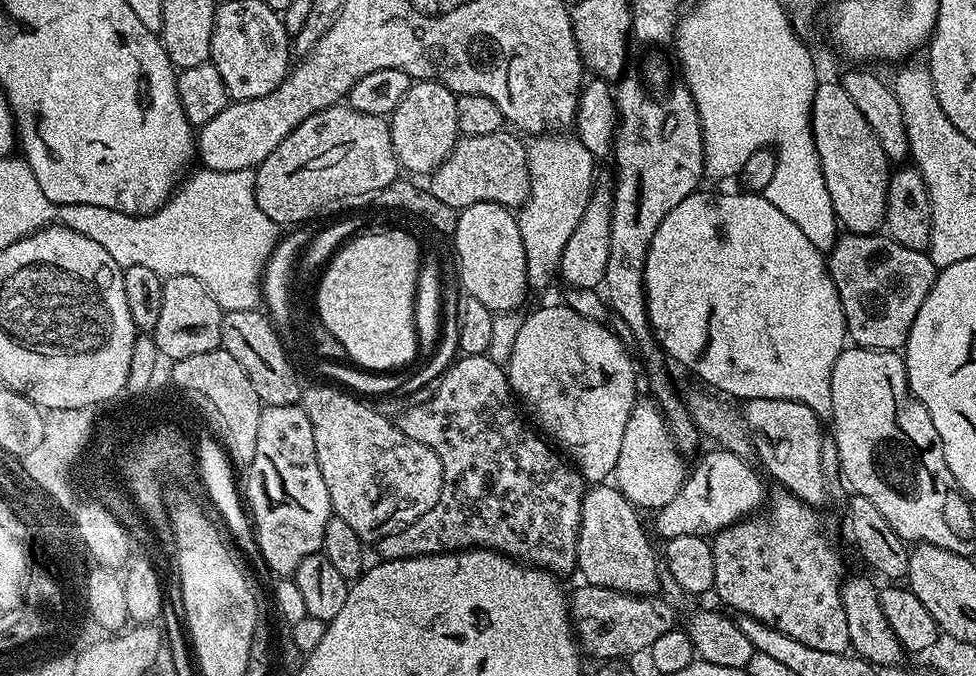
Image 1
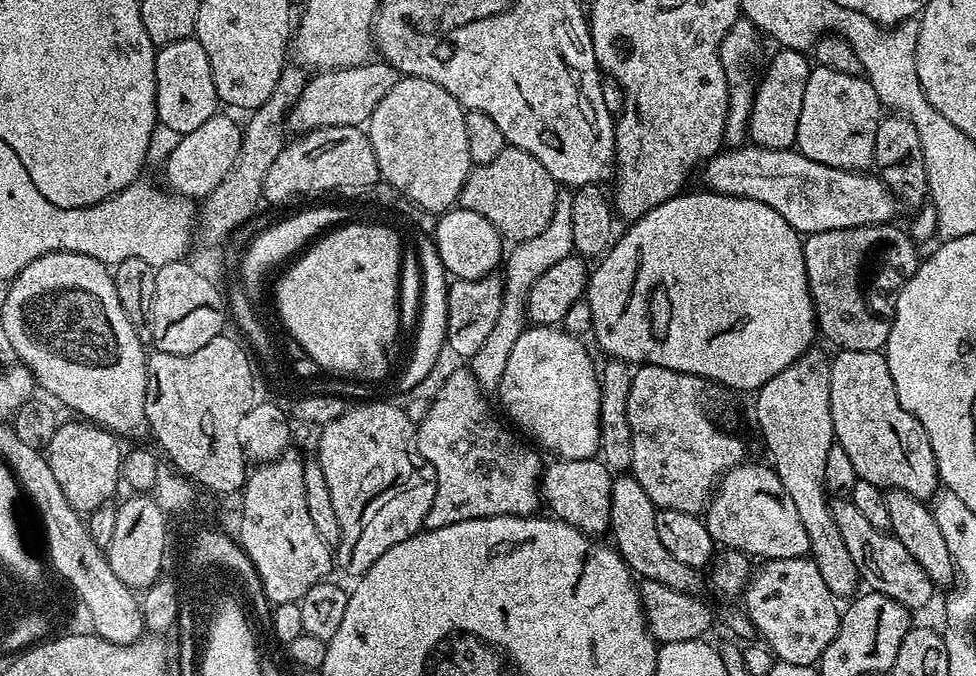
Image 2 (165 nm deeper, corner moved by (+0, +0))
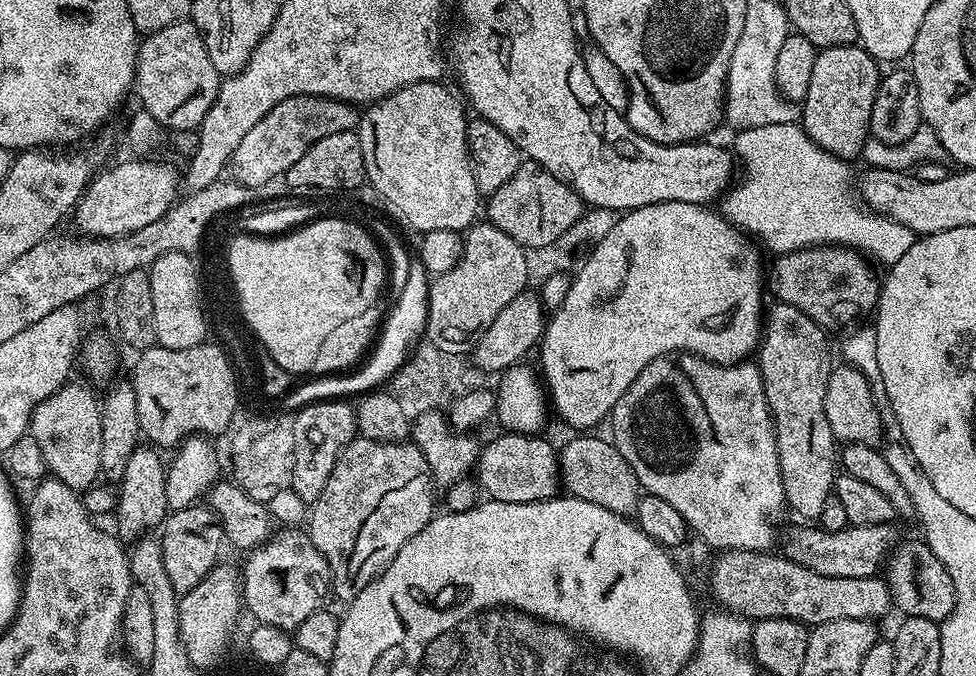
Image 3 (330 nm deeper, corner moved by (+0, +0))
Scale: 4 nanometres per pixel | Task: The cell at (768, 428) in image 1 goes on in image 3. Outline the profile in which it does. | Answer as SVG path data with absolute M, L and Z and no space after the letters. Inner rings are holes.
M916 540L909 544L897 543L886 561L886 579L892 590L892 601L897 609L900 607L904 611L905 617L917 616L942 622L956 605L954 582L950 574L946 574L946 566L942 566L942 562L934 558L928 545Z

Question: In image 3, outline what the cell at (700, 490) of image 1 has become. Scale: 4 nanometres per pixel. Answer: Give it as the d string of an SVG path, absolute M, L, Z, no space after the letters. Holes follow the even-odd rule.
M892 522L887 524L853 524L837 532L827 532L819 526L800 526L804 528L794 529L789 534L784 548L782 544L782 552L788 559L798 562L798 566L806 566L810 570L830 578L866 578L867 576L875 576L885 567L888 557L892 554L892 549L898 543L894 525L895 523Z

